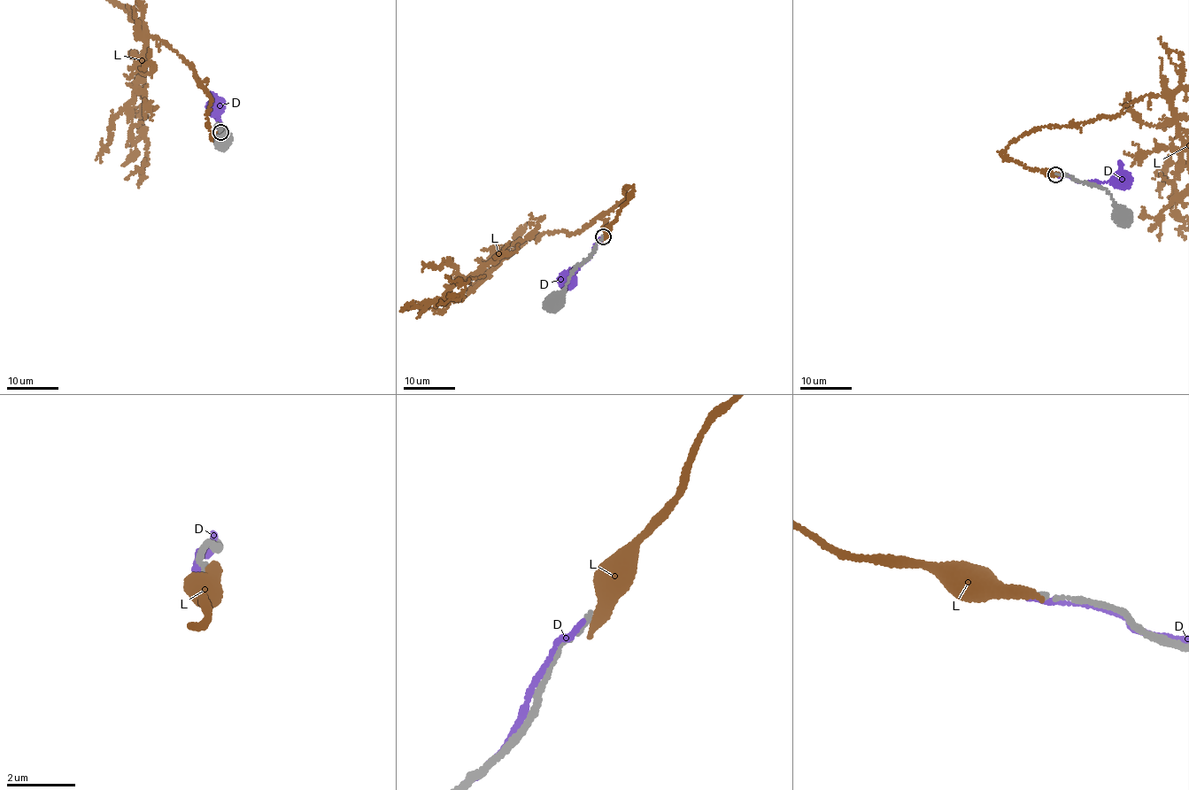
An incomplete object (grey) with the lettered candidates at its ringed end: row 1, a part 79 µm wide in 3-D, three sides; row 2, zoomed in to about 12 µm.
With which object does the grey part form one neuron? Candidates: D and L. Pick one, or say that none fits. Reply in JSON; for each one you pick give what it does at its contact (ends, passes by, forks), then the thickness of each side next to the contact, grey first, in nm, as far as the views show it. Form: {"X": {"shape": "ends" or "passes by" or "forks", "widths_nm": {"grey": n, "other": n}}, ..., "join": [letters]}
{"join": []}

